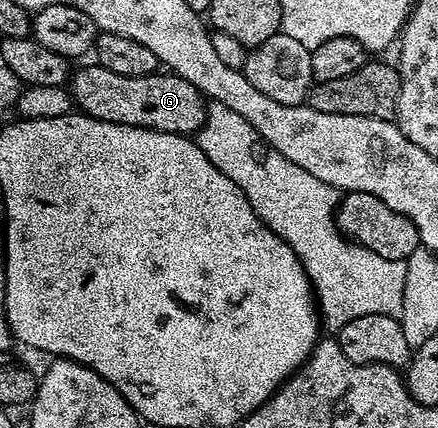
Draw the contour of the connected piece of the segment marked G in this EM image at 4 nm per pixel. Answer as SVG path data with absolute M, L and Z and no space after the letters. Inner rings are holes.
M101 65L82 67L73 72L72 96L77 110L93 119L108 121L116 125L132 125L153 131L163 131L173 135L193 136L206 121L207 100L198 92L196 85L188 85L184 77L173 73L155 73L144 77L120 77L120 73L112 73L112 69L104 69Z

